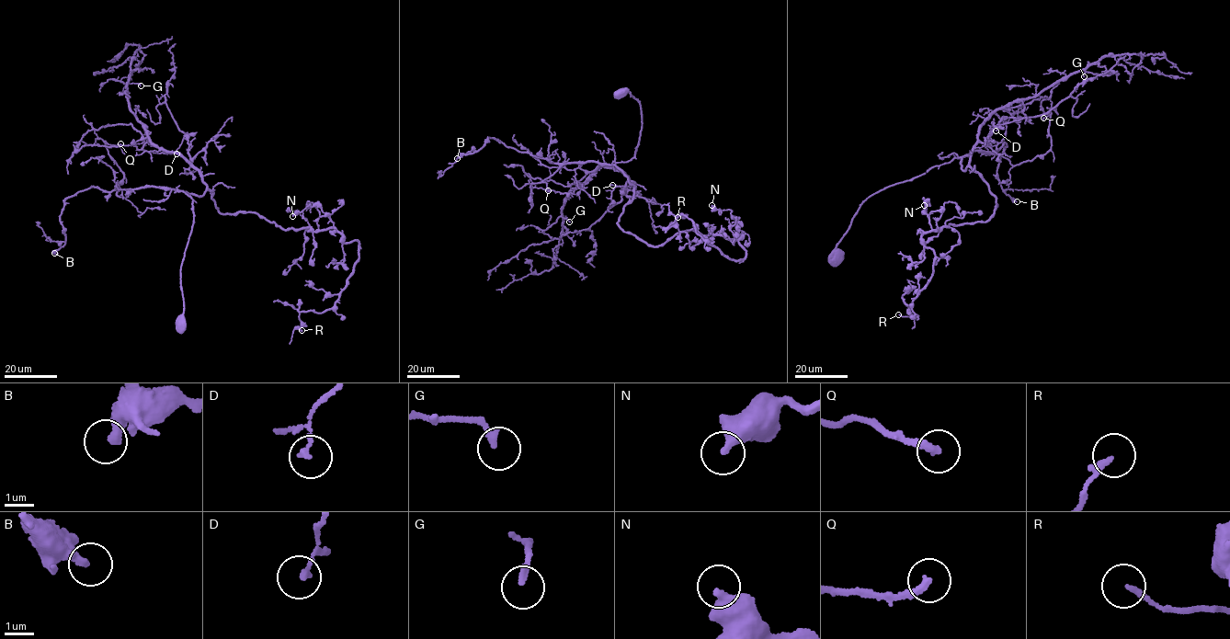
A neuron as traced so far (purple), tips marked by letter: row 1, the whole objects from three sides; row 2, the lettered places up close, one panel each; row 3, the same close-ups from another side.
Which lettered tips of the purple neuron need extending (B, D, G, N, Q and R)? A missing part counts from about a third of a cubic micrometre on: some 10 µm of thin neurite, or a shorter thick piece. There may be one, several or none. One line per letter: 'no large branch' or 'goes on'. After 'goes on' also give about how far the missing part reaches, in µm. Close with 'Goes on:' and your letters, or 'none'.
B: no large branch
D: no large branch
G: no large branch
N: no large branch
Q: goes on; about 20 µm are missing
R: no large branch
Goes on: Q

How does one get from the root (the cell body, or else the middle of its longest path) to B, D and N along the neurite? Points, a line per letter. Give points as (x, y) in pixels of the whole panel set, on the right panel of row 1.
B: (837, 257), (837, 243), (870, 197), (976, 150), (991, 152), (1007, 143), (996, 178), (1003, 191), (1017, 201)
D: (837, 257), (837, 243), (868, 198), (956, 157), (965, 170), (973, 146), (987, 140), (1003, 117), (996, 131)
N: (837, 257), (868, 198), (956, 157), (997, 205), (985, 222), (935, 232), (924, 205)

